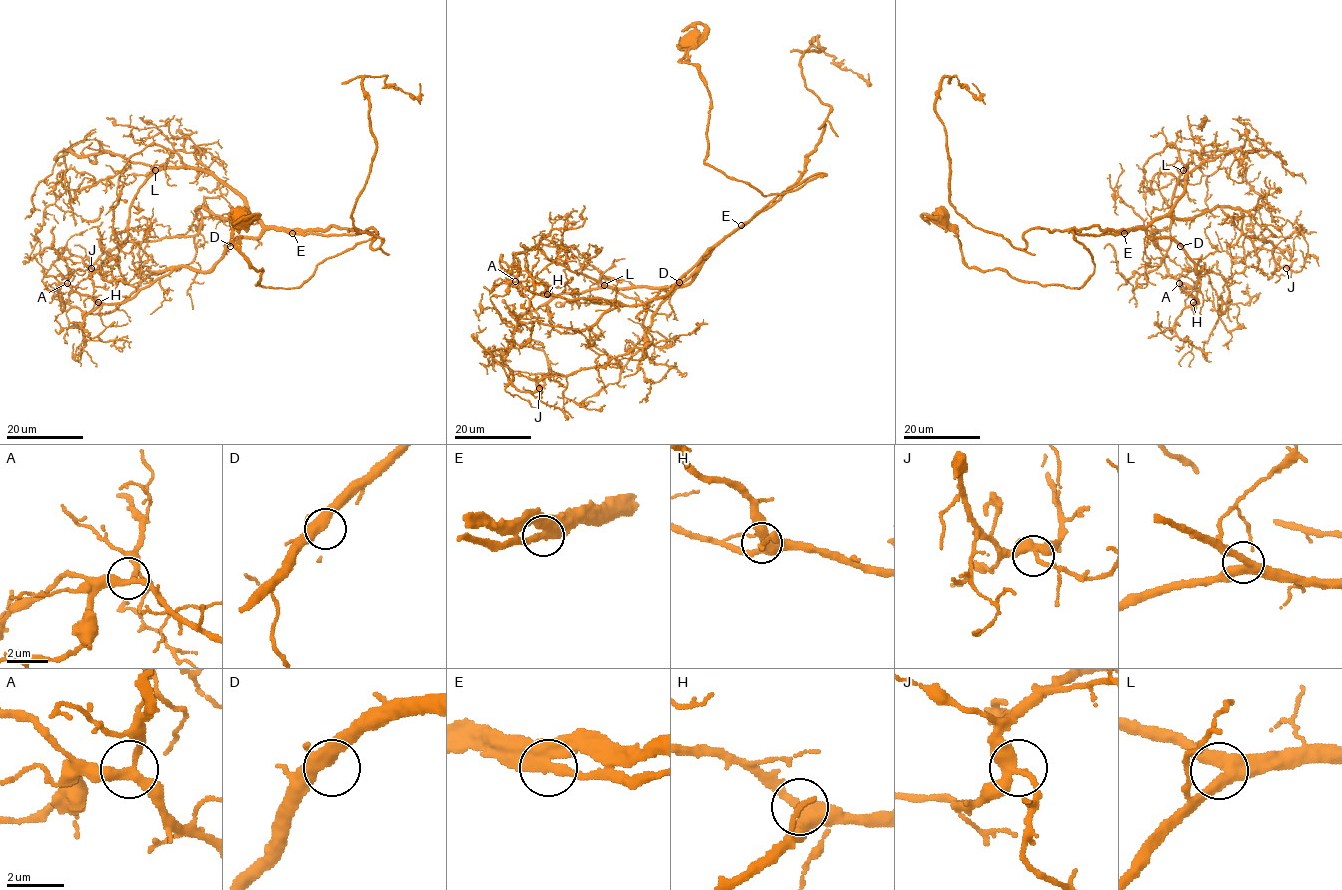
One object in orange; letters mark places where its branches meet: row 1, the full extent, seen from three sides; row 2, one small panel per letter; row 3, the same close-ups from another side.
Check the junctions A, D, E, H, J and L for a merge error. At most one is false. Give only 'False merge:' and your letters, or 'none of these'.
False merge: none of these

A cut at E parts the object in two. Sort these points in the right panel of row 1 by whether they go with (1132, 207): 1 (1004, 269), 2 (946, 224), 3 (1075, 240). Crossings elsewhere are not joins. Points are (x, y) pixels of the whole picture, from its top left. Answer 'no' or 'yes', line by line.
1: no
2: no
3: no

